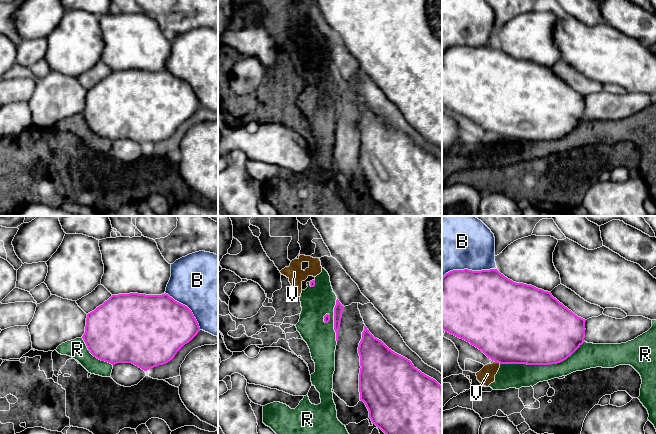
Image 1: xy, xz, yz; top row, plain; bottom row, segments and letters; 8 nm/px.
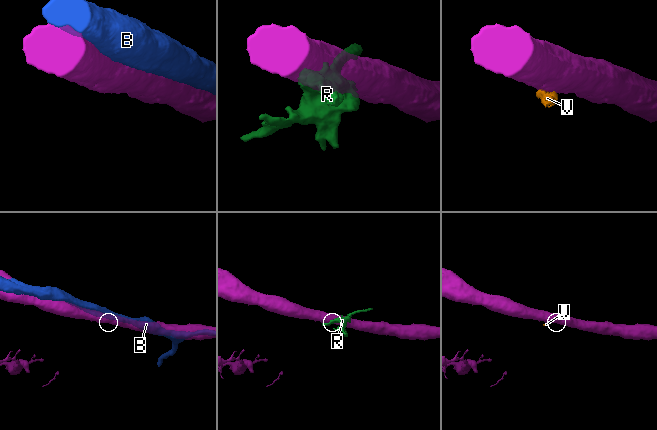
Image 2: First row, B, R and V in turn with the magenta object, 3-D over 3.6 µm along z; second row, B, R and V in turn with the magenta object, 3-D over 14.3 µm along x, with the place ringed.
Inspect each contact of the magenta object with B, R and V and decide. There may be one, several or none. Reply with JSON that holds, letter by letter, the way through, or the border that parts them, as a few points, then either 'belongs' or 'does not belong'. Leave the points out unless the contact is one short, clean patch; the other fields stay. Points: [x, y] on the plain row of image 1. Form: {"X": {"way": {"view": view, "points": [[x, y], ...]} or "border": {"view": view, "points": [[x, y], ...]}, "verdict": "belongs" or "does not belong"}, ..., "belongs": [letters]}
{"B": {"verdict": "does not belong"}, "R": {"verdict": "does not belong"}, "V": {"border": {"view": "yz", "points": [[495, 137], [500, 139]]}, "verdict": "does not belong"}, "belongs": []}

